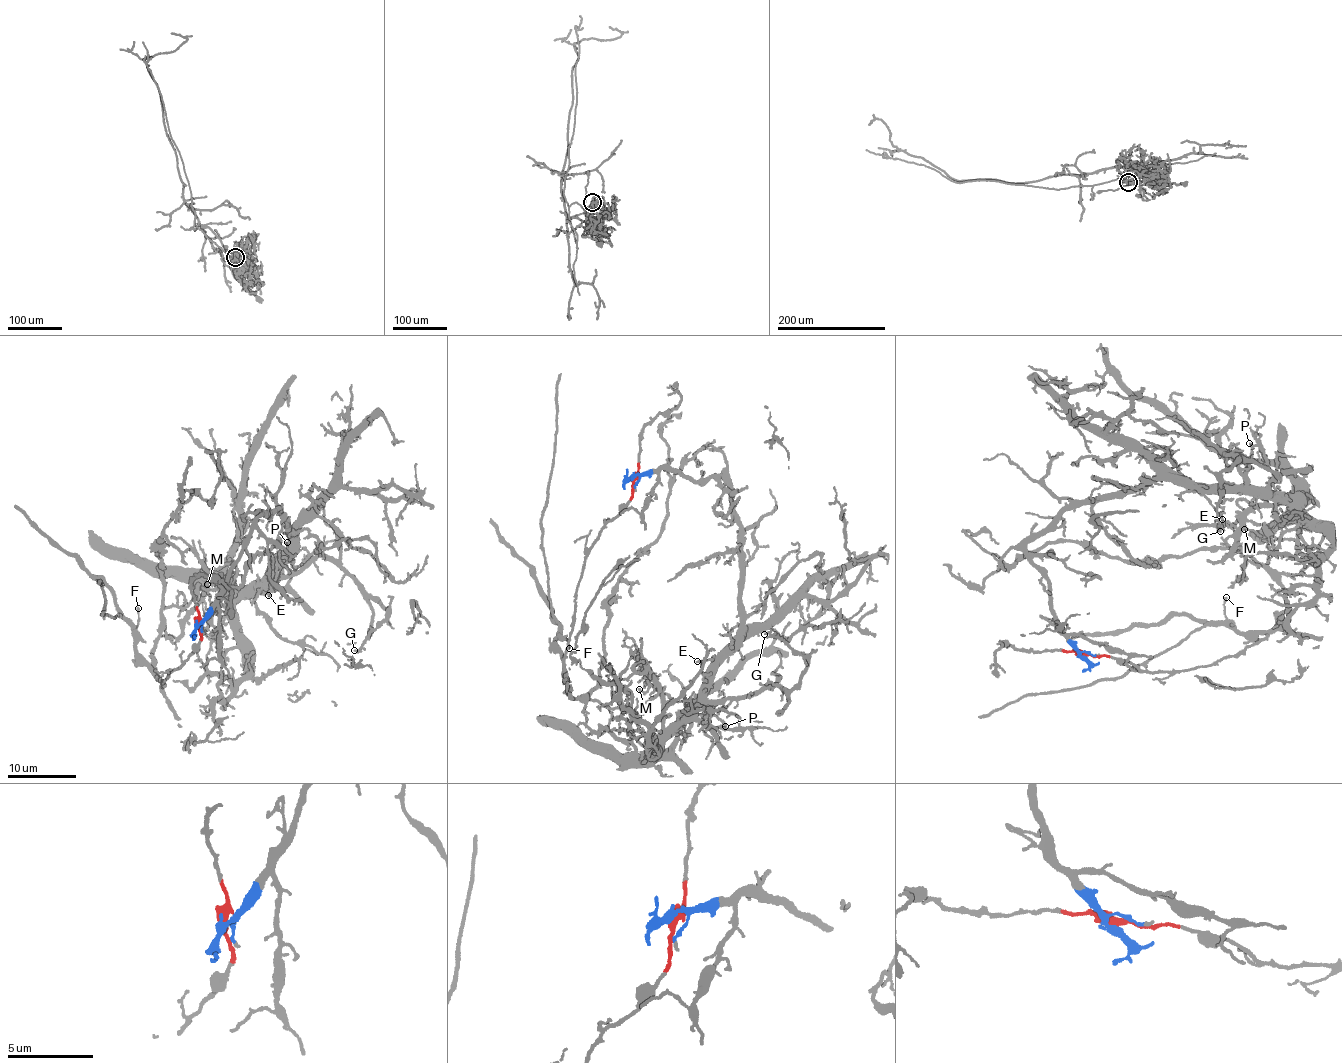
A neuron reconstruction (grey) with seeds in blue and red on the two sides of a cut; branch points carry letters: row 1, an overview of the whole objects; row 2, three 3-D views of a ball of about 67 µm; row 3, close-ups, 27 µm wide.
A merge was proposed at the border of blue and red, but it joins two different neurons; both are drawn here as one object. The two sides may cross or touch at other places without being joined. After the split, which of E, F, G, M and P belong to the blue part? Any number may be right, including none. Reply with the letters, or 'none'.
E, G, M, P

